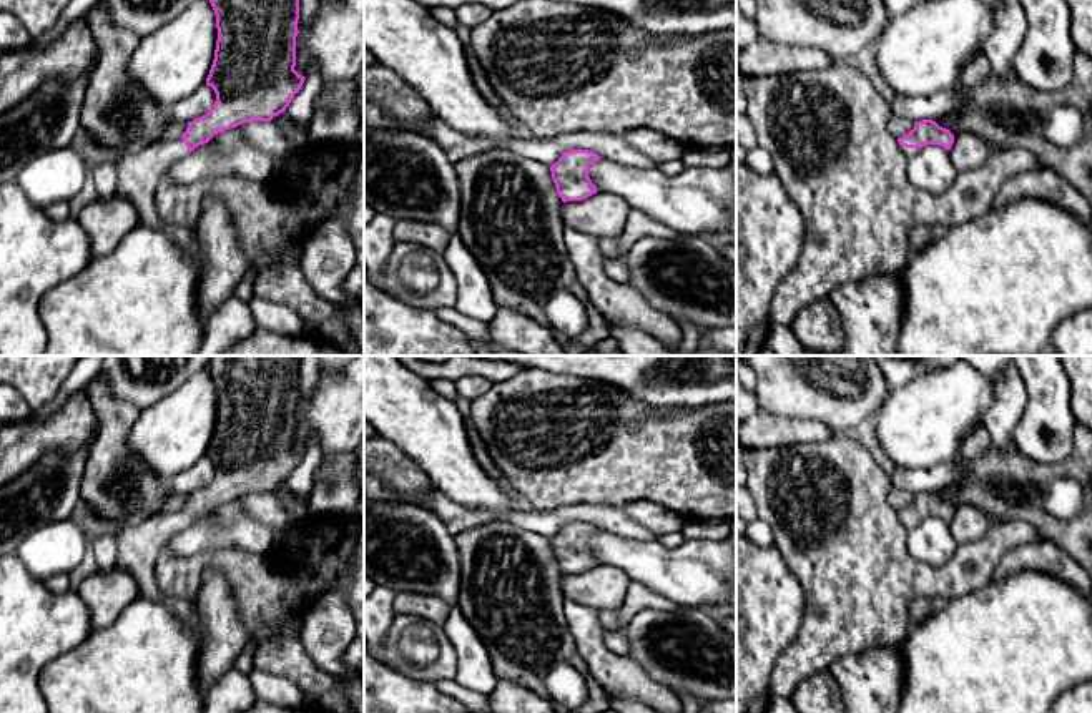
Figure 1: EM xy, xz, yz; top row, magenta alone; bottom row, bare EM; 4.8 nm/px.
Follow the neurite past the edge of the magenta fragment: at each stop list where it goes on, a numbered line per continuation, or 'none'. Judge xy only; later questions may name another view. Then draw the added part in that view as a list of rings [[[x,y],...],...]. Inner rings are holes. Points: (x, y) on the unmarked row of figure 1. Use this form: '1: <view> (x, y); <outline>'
1: xy (137, 547); [[[163,510],[136,527],[118,532],[115,568],[125,570],[135,578],[141,597],[163,603],[168,598],[156,583],[155,565],[160,550],[188,525],[181,510]]]

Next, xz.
none

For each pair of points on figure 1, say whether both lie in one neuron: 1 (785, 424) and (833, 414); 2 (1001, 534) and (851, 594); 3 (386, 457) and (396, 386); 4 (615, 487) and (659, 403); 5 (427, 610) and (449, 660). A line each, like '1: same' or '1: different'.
1: same
2: same
3: different
4: different
5: different

